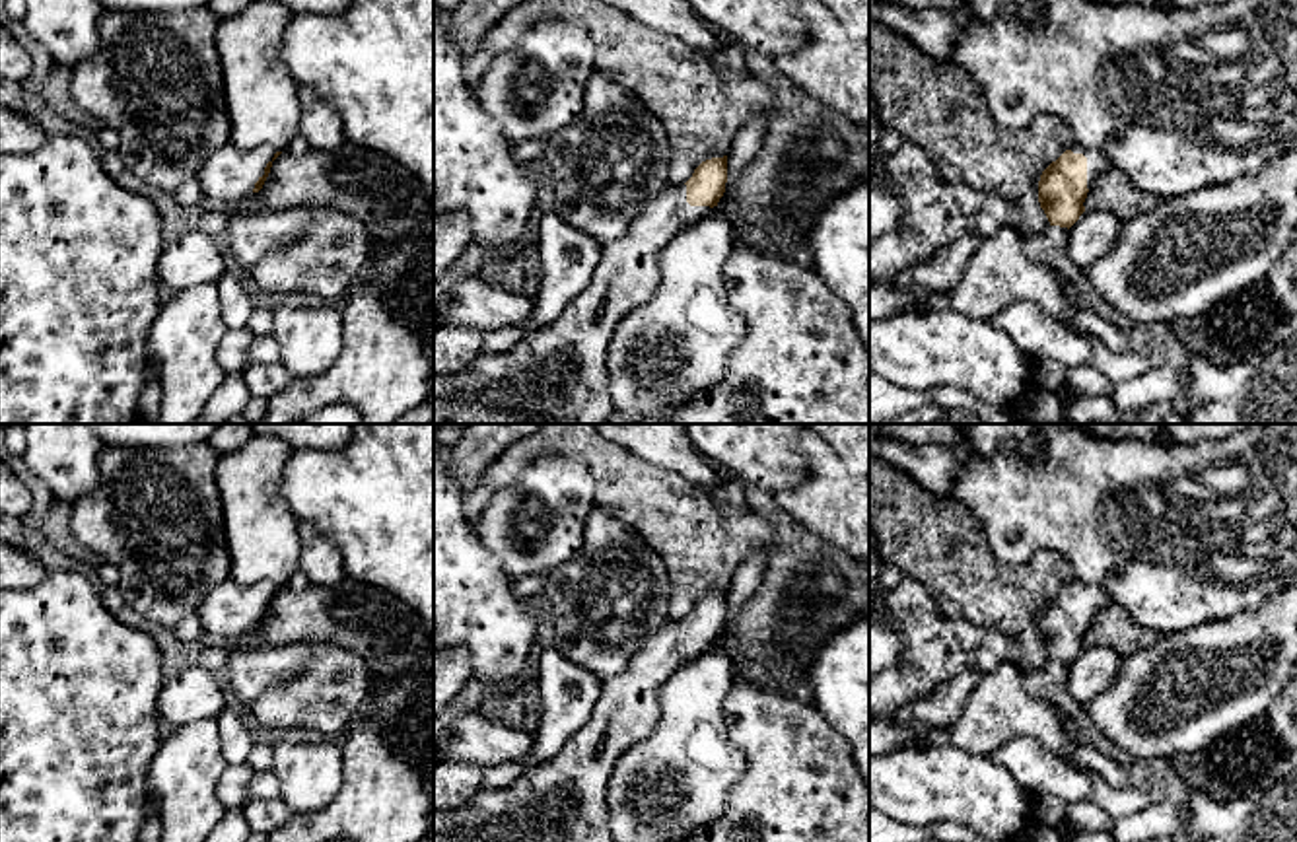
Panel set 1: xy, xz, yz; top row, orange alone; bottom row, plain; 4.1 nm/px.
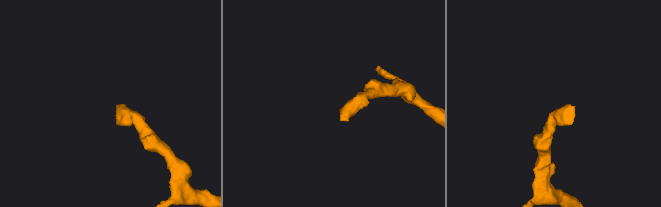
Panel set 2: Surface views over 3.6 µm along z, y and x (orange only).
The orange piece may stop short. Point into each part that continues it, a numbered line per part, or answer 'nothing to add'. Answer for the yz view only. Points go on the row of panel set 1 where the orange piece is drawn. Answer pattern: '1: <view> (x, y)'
1: yz (1097, 164)

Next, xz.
1: xz (557, 374)

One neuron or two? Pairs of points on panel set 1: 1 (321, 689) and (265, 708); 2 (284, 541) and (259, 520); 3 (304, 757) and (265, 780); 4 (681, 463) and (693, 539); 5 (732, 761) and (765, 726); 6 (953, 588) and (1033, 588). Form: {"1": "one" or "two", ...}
{"1": "one", "2": "one", "3": "two", "4": "two", "5": "two", "6": "one"}

